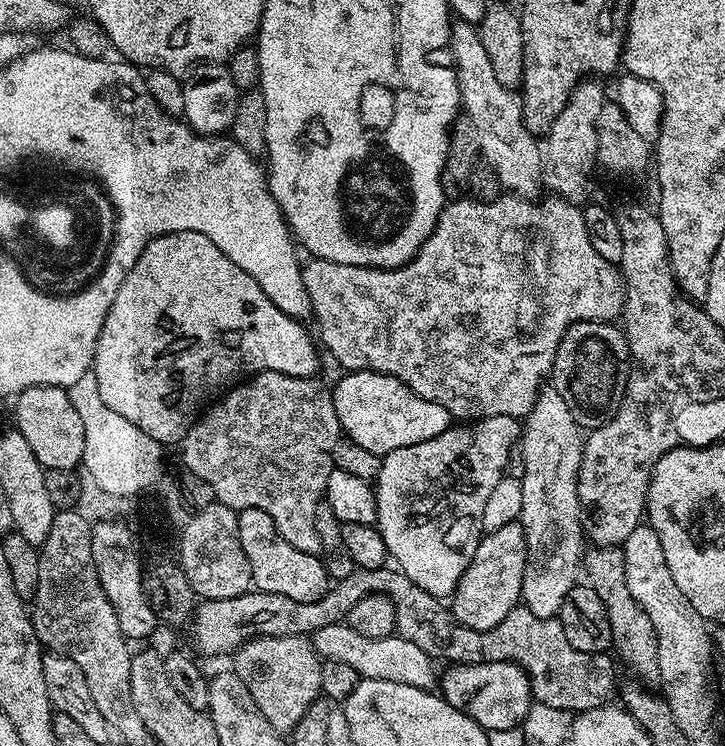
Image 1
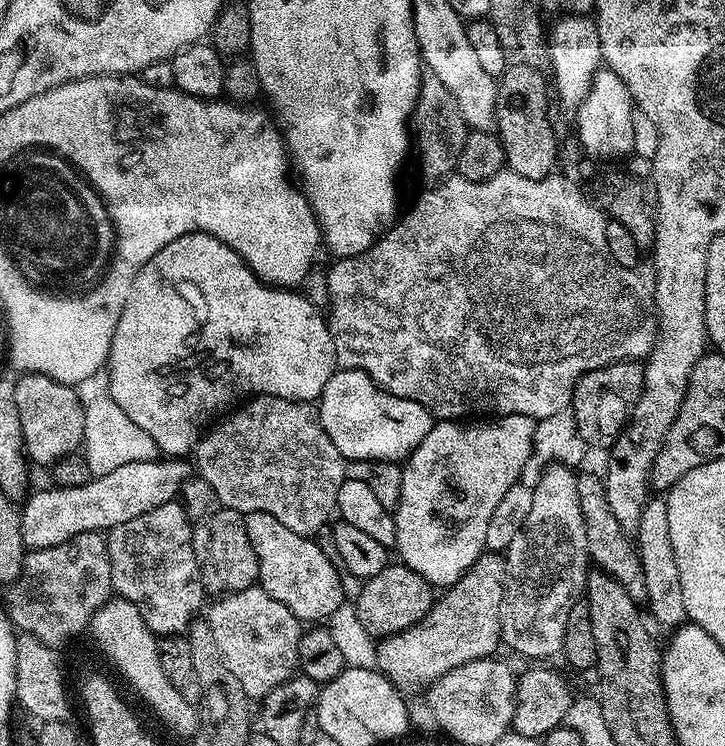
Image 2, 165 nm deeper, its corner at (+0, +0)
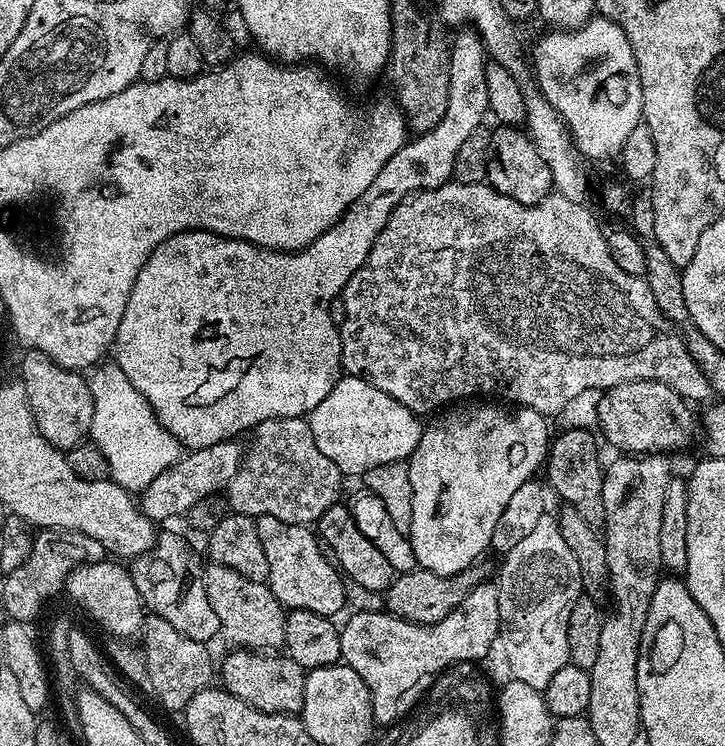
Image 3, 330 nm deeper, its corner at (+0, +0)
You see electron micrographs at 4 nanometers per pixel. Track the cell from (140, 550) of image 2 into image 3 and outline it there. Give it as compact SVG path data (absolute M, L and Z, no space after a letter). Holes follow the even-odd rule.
M161 531L152 549L131 561L130 571L134 578L134 586L138 586L138 594L144 600L144 607L151 615L166 618L166 622L170 622L174 630L182 630L186 638L209 642L208 640L220 636L218 614L214 614L214 606L210 606L210 598L206 598L202 563L200 564L199 558L196 557L195 550L178 533Z

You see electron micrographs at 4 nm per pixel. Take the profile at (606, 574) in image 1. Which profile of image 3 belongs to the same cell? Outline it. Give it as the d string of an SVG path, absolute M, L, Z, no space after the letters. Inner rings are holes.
M565 428L557 431L557 433L557 436L555 433L551 437L548 446L548 458L546 461L546 472L548 468L547 487L551 491L553 488L564 499L563 503L567 507L573 508L578 514L582 514L582 518L586 518L586 522L590 522L592 528L603 529L604 519L606 518L606 506L602 502L602 482L604 481L605 469L602 464L600 468L600 452L596 449L595 435L581 428Z

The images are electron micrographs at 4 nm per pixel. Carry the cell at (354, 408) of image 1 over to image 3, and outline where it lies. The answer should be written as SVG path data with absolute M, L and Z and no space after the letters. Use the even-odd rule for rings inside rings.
M347 374L341 375L330 394L326 394L307 417L318 450L322 450L345 477L356 478L363 477L364 472L374 466L382 466L382 462L407 461L420 441L420 420L421 417L402 406L402 402L390 398L390 394L382 394L378 386L370 386L370 382Z

